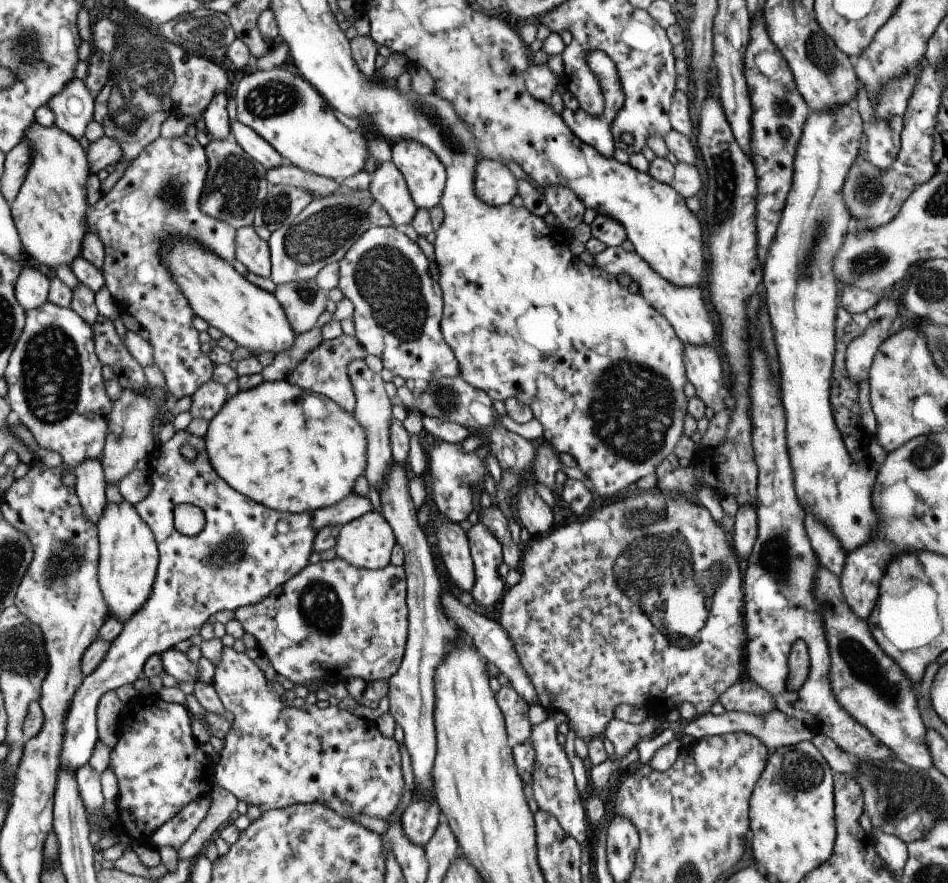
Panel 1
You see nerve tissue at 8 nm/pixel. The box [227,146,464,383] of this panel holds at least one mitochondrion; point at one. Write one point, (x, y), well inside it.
(388, 281)

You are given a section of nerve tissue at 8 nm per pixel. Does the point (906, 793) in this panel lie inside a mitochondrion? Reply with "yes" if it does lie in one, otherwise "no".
yes

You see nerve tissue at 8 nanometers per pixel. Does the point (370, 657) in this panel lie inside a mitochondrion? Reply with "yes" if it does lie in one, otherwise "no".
no

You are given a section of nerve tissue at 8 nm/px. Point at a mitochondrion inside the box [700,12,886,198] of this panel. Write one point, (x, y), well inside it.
(814, 52)

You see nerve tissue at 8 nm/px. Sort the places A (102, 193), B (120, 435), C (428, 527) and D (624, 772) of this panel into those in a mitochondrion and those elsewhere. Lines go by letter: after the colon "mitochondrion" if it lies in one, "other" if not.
A: other
B: mitochondrion
C: other
D: other

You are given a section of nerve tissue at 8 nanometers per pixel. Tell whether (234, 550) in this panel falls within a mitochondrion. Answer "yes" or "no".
yes

